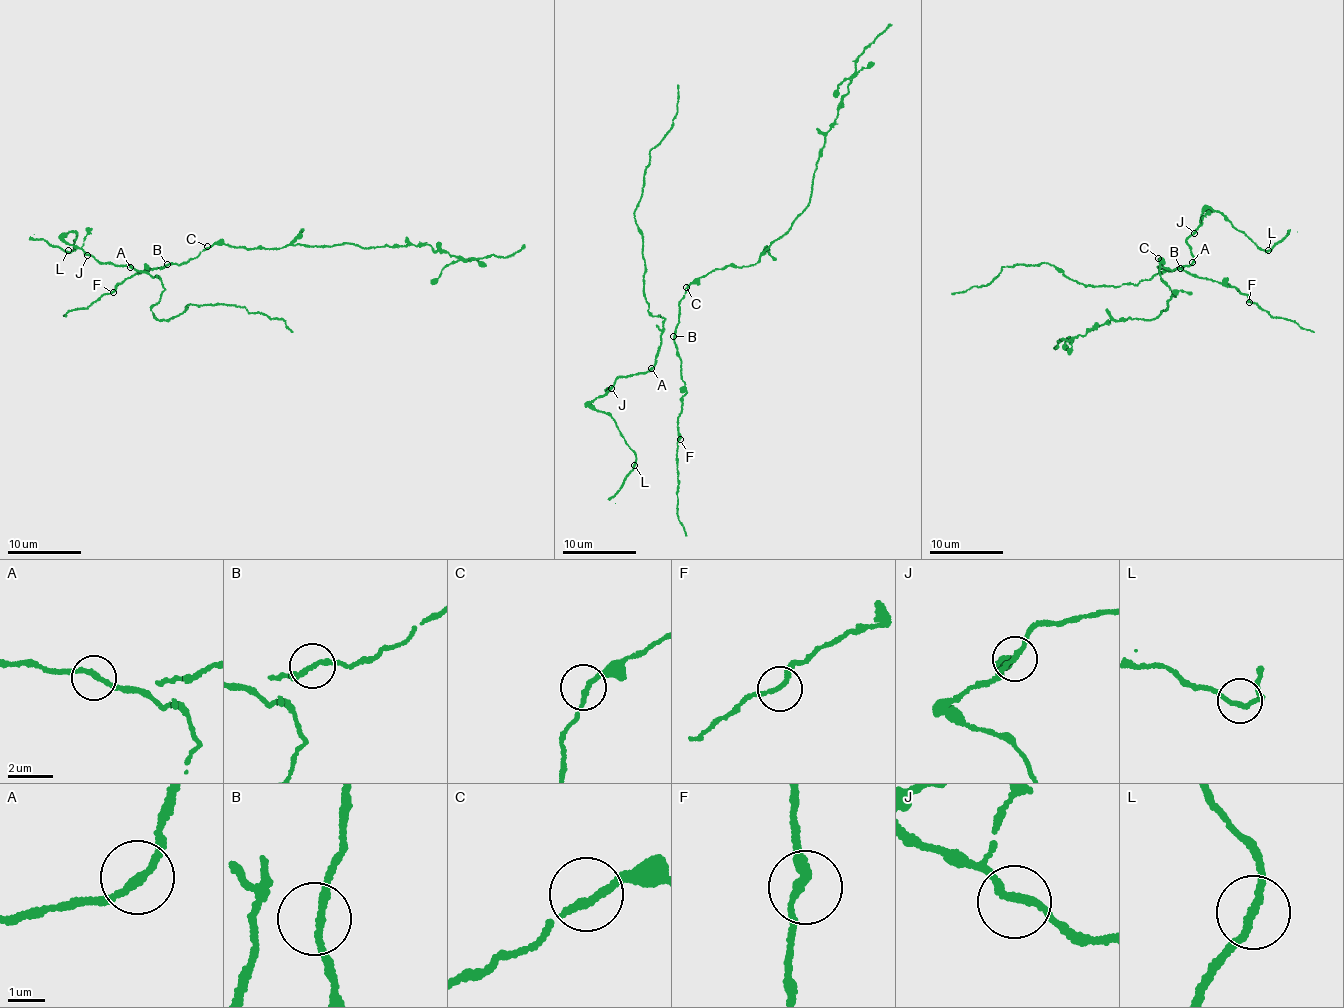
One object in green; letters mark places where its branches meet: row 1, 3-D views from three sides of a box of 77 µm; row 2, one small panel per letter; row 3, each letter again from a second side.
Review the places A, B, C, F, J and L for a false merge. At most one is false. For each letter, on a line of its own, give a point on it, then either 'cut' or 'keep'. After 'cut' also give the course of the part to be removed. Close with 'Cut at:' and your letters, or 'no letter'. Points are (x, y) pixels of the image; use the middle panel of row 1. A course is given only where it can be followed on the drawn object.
A: at (651, 368); keep
B: at (673, 336); keep
C: at (686, 287); keep
F: at (680, 439); keep
J: at (611, 388); keep
L: at (634, 465); keep
Cut at: no letter

